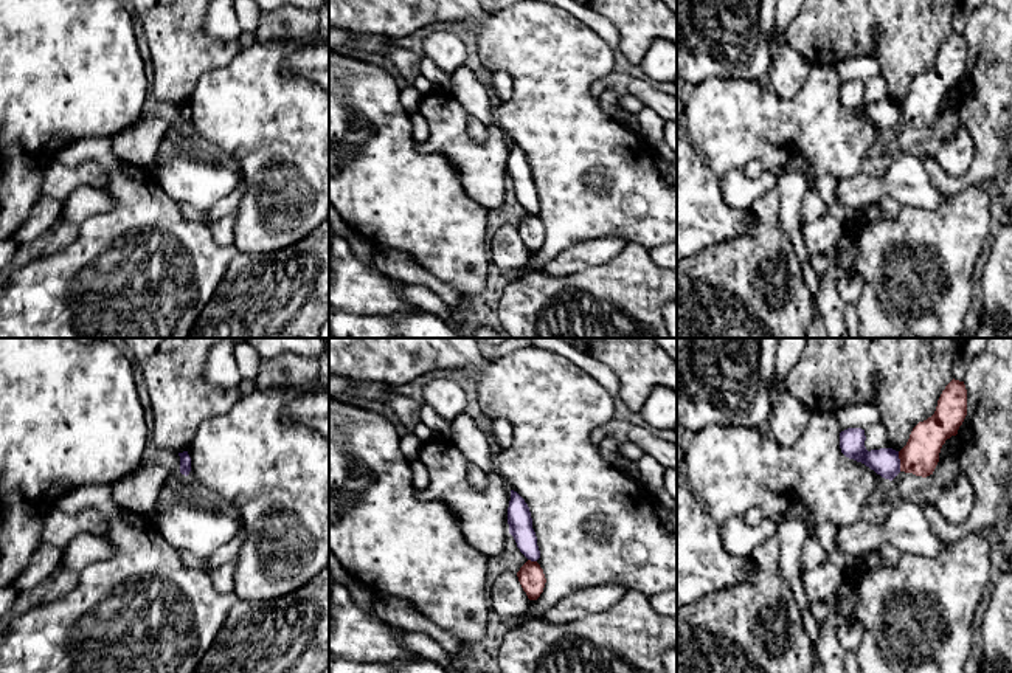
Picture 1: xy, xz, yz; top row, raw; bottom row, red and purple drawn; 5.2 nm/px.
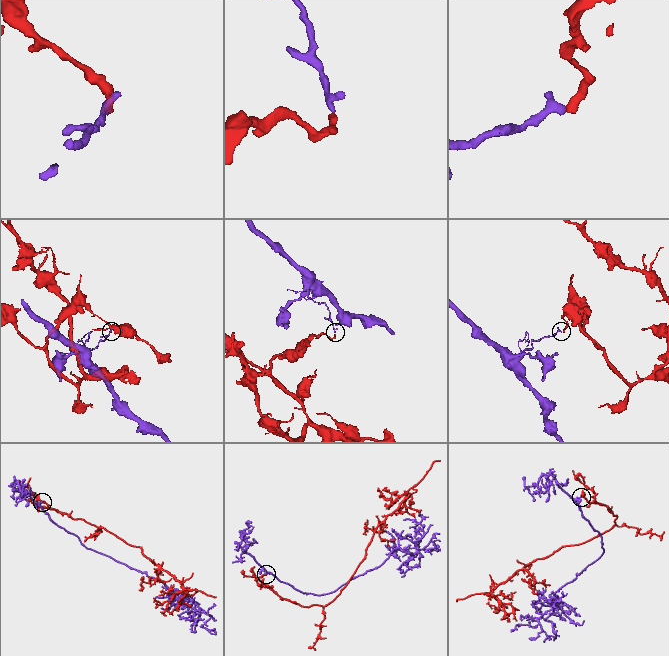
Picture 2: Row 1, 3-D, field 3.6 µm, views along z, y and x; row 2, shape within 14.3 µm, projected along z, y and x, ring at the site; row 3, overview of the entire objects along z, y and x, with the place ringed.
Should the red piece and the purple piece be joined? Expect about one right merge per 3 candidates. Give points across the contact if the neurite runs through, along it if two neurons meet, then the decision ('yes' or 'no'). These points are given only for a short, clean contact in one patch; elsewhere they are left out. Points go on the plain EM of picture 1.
border yz (897, 104), (901, 123); no

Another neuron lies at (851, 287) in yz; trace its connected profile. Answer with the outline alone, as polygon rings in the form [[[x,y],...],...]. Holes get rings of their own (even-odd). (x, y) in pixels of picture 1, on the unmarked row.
[[[849,274],[838,284],[840,298],[851,305],[855,305],[855,302],[861,298],[863,292],[863,279],[857,274]]]

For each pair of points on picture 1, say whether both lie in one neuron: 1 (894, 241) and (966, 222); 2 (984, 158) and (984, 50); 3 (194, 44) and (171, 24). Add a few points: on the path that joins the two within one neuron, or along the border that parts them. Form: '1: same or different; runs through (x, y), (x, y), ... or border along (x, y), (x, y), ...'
1: same; runs through (911, 241), (946, 241), (949, 238)
2: same; runs through (986, 132), (986, 76)
3: same; runs through (188, 41), (177, 30)

